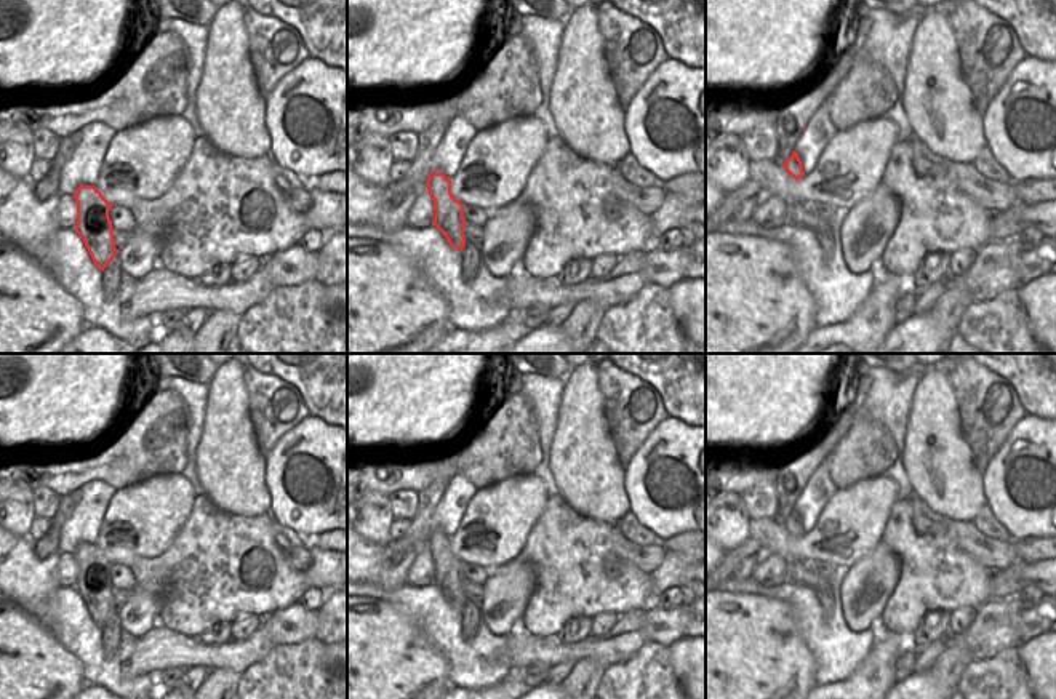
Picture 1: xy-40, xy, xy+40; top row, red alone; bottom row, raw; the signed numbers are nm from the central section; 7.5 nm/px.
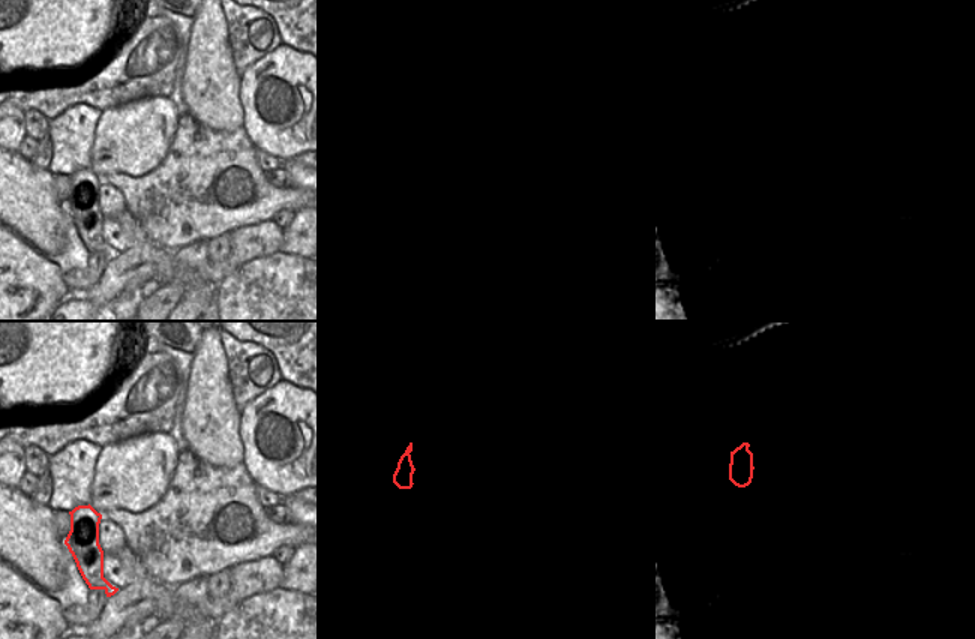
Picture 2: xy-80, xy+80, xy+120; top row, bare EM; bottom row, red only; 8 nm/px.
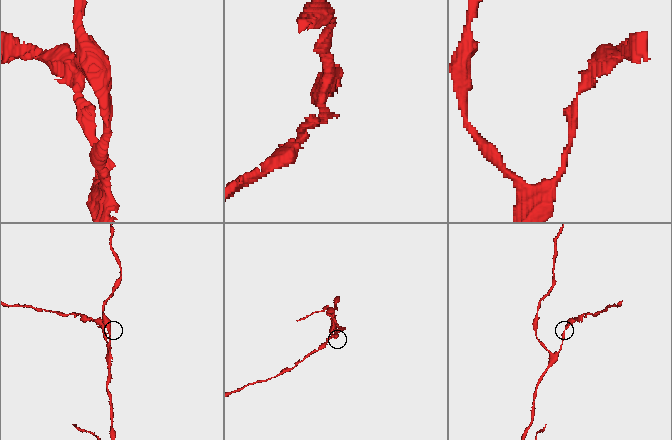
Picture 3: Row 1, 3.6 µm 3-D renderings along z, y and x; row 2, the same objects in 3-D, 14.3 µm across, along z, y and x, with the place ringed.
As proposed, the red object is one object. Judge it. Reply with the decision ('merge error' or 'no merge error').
no merge error

